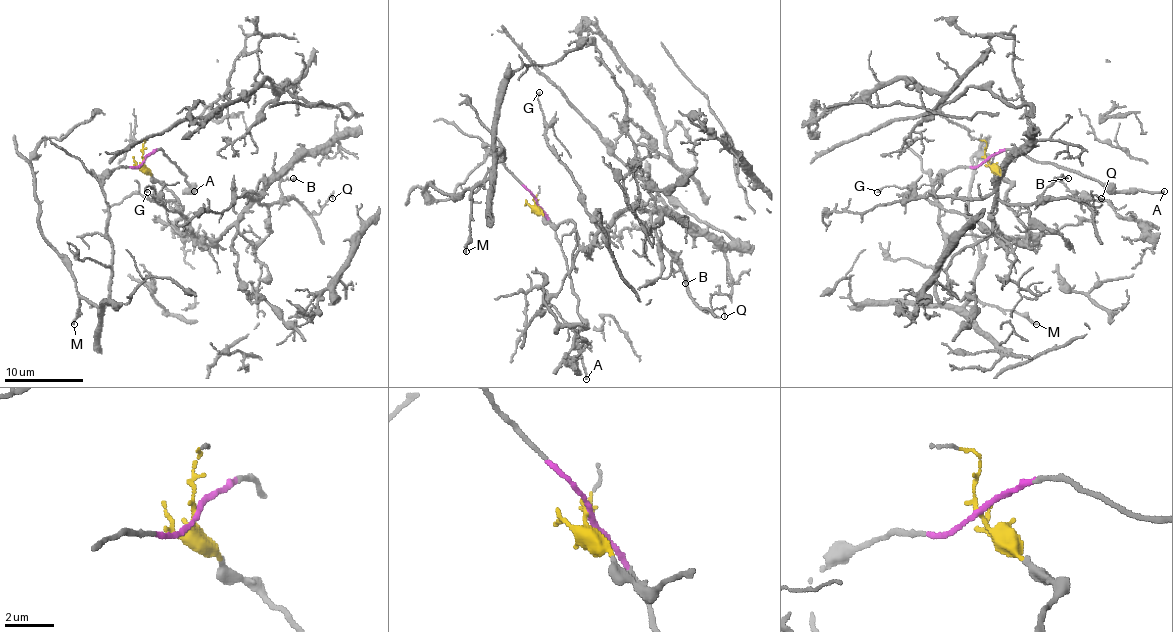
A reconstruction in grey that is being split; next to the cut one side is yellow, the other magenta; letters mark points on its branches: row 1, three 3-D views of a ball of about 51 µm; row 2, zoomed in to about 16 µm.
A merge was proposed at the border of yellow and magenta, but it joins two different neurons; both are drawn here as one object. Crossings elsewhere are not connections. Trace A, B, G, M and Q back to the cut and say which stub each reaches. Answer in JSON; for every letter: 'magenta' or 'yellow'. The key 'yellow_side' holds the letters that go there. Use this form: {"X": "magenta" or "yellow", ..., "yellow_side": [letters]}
{"A": "magenta", "B": "yellow", "G": "yellow", "M": "magenta", "Q": "yellow", "yellow_side": ["B", "G", "Q"]}

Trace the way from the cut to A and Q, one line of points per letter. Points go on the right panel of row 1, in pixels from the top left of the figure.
A: (986, 159), (1013, 149), (1037, 161), (1056, 163), (1117, 190), (1164, 190)
Q: (986, 159), (1031, 233), (1009, 239), (994, 220), (998, 200), (1078, 198), (1096, 214), (1102, 198)

